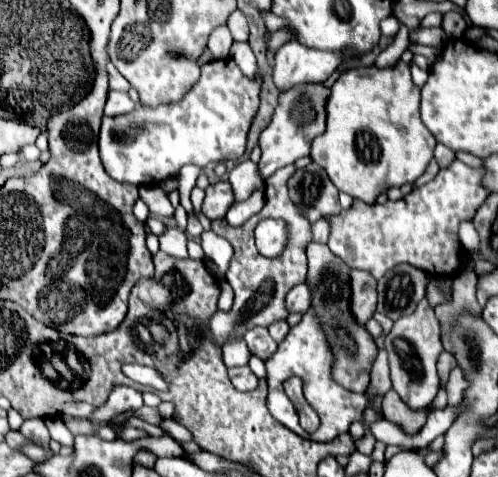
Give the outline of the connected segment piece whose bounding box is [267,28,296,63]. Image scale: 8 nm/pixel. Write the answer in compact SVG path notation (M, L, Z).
M284 28L274 32L271 36L271 39L268 43L267 56L270 62L273 62L274 54L277 49L284 44L285 42L294 39L296 37L296 33L292 28Z

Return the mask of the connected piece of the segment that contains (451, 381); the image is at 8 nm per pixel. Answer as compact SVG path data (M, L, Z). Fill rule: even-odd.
M452 368L450 370L450 376L448 376L448 382L446 382L446 392L448 392L448 404L454 406L460 402L460 396L462 396L462 388L466 388L466 380L464 380L464 374L460 368Z

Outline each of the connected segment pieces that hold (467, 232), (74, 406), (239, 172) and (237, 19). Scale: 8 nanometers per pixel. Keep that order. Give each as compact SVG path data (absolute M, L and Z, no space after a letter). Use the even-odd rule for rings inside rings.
M463 221L459 225L460 240L468 251L478 250L480 247L479 235L471 221Z
M67 402L62 413L74 417L89 417L95 410L96 408L84 402Z
M244 160L240 162L230 174L228 174L228 180L232 184L232 190L234 190L234 202L244 202L250 198L252 190L256 184L262 184L258 172L256 172L256 164L252 160Z
M234 10L234 12L228 16L226 26L230 28L232 38L234 38L236 42L246 42L246 40L248 40L248 24L246 24L246 16L244 16L240 10Z

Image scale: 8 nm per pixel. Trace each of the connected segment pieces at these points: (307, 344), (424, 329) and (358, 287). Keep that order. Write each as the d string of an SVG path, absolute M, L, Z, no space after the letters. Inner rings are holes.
M308 310L300 324L296 324L294 328L290 328L288 336L278 344L278 350L264 360L266 366L266 378L268 378L268 410L270 414L284 424L286 428L290 428L292 432L296 432L302 438L314 440L316 442L330 442L340 434L348 432L348 426L354 420L362 418L362 410L366 408L366 396L364 394L356 394L356 392L348 392L346 388L338 386L336 382L332 382L330 378L330 364L332 364L332 354L328 352L326 346L326 338L324 332L318 324L318 318L312 310ZM290 376L300 376L304 380L304 398L310 402L310 406L318 412L320 416L320 428L309 434L300 426L298 422L298 412L294 408L294 404L290 402L290 398L284 394L282 382L288 380Z
M422 302L422 308L410 316L404 316L394 322L392 330L384 338L384 350L388 352L390 360L390 378L394 390L410 408L424 408L428 406L436 392L438 392L438 378L436 378L436 362L442 352L438 318L434 316L434 308L428 302Z
M352 270L352 312L358 318L358 322L366 324L368 318L376 312L376 280L372 274L364 270Z

